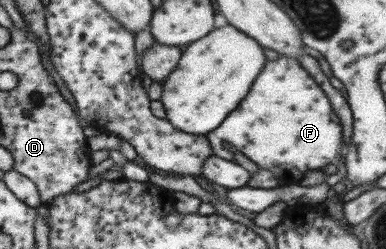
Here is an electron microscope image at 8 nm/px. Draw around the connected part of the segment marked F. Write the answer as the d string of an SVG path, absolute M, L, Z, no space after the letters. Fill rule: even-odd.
M278 54L276 60L266 60L262 72L258 74L254 86L250 86L248 98L244 98L230 116L227 116L222 124L208 135L212 154L234 161L234 156L242 152L260 168L271 170L280 185L298 184L310 170L319 170L328 164L332 164L340 156L342 146L343 129L340 118L332 108L332 103L322 87L314 80L314 77L300 64L300 61Z

